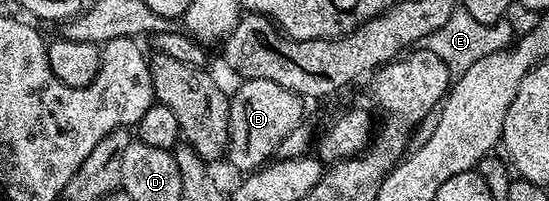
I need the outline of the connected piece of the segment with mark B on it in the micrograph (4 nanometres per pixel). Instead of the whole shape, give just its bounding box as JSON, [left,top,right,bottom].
[226,79,304,173]

